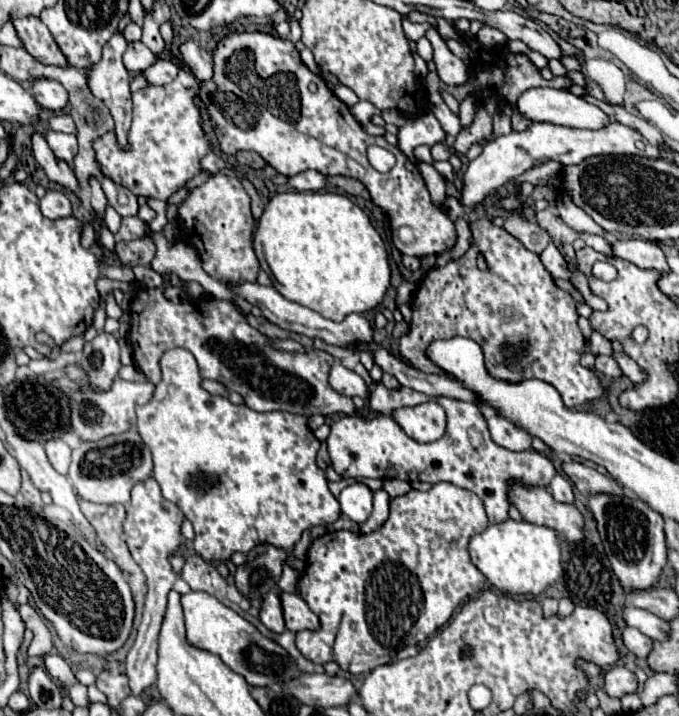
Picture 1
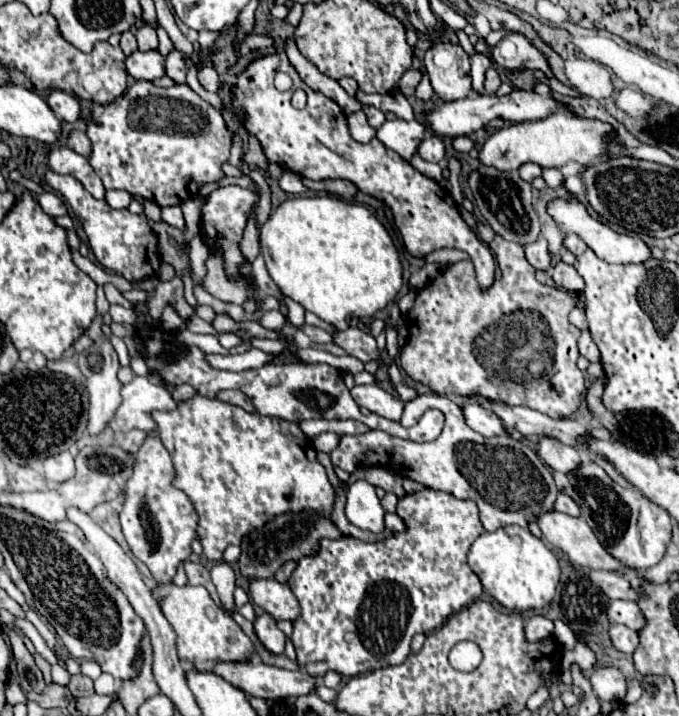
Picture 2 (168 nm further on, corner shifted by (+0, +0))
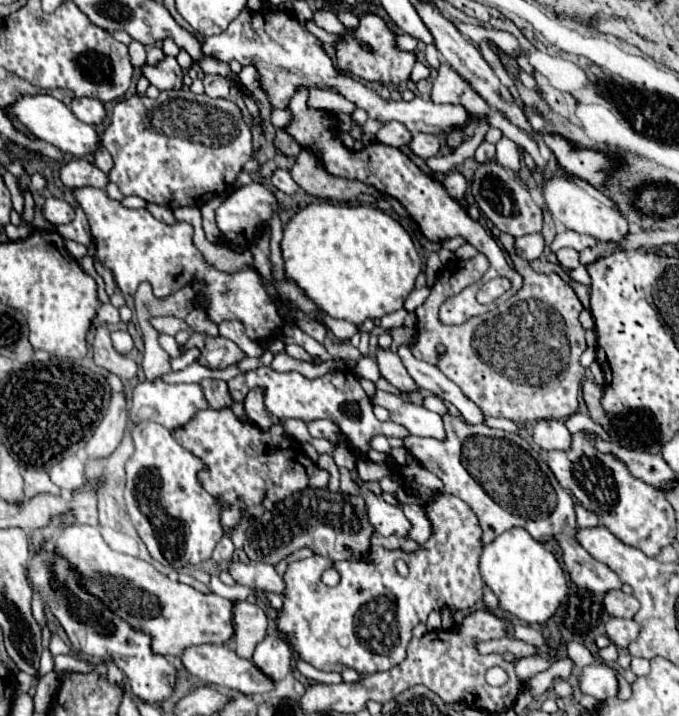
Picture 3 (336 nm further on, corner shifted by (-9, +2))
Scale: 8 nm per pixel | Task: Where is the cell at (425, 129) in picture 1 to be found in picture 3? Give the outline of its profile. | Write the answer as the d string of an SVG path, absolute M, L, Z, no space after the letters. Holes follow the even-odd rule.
M385 122L377 132L377 142L393 148L407 146L409 140L411 140L411 132L401 122Z

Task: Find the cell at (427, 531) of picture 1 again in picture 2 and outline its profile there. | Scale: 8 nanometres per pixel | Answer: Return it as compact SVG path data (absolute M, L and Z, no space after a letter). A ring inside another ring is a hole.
M424 488L422 492L400 498L396 514L406 524L404 532L394 532L380 542L362 542L352 536L342 536L340 540L322 538L316 554L298 560L298 568L288 580L302 608L302 616L294 622L292 642L298 664L308 674L324 676L326 670L336 670L352 678L370 670L402 664L410 654L410 642L416 634L428 634L440 628L450 614L482 594L480 578L466 562L470 544L484 532L474 500L458 500L448 492Z

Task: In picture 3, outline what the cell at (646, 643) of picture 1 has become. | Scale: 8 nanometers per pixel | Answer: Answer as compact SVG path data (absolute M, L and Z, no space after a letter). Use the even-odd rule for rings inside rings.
M609 618L605 622L605 630L609 640L621 648L627 648L629 642L633 642L639 636L639 624L635 620L625 618Z

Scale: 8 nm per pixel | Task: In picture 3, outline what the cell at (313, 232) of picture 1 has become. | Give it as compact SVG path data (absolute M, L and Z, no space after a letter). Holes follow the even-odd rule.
M319 202L299 210L283 230L281 252L287 278L293 278L305 290L305 294L331 318L341 318L357 326L367 318L379 320L385 314L401 310L421 272L421 256L407 230L389 214L365 204L349 206Z

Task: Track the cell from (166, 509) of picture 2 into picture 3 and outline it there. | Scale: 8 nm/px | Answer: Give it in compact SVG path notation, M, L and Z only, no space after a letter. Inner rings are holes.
M139 422L131 434L135 452L125 466L125 504L149 554L175 570L207 560L225 532L219 522L221 506L217 498L213 498L197 478L205 464L157 422ZM169 546L175 546L177 550L171 552Z

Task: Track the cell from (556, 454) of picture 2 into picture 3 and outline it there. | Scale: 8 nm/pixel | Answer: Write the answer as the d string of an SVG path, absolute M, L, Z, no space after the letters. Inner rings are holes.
M541 420L533 426L533 442L543 450L567 450L571 434L561 420Z

